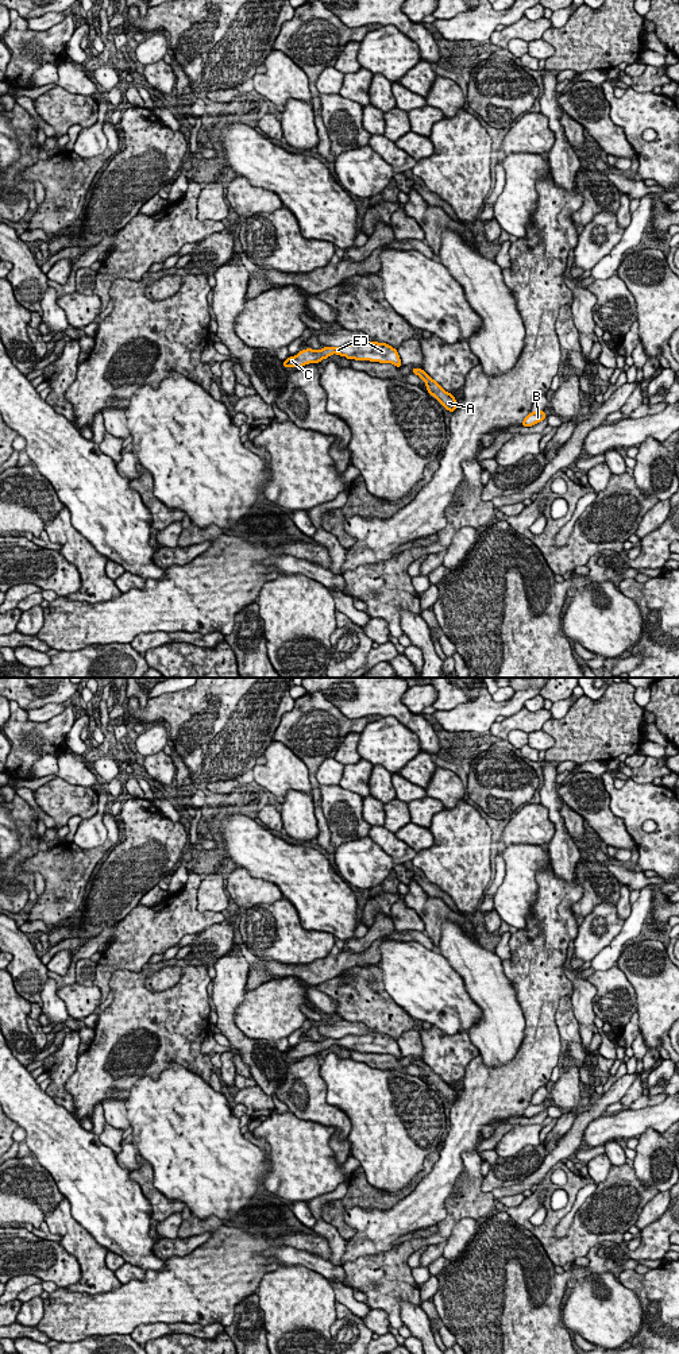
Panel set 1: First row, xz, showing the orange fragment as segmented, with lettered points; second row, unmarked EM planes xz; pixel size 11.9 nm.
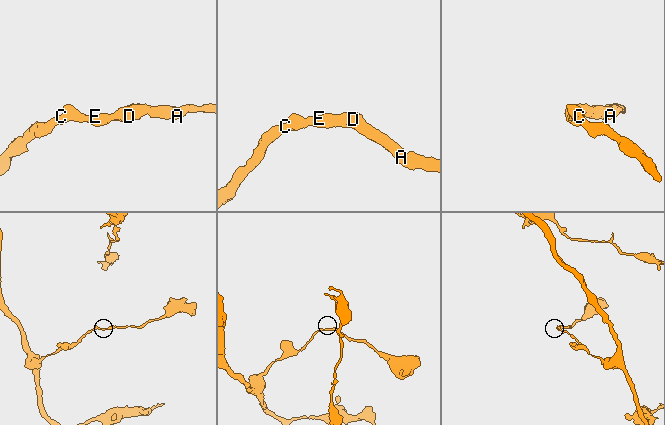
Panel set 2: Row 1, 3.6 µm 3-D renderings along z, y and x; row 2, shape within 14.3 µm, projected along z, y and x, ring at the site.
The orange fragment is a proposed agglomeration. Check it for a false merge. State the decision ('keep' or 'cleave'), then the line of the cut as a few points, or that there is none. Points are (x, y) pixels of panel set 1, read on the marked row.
keep | no cut

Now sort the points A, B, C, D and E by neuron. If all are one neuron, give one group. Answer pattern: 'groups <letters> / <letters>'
groups A B C D E

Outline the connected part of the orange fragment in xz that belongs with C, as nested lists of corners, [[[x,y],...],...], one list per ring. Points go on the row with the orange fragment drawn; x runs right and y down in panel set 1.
[[[370,342],[367,344],[346,344],[343,347],[323,347],[321,350],[301,350],[297,355],[283,360],[283,367],[302,367],[309,363],[320,363],[332,354],[355,360],[391,363],[401,369],[401,359],[396,348],[386,343]]]

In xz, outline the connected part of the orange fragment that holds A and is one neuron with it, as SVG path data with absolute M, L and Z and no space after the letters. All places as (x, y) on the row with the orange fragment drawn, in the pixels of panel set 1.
M412 369L412 373L418 375L427 386L427 391L433 396L444 409L451 413L458 408L458 401L452 393L445 391L435 379L429 377L423 369Z

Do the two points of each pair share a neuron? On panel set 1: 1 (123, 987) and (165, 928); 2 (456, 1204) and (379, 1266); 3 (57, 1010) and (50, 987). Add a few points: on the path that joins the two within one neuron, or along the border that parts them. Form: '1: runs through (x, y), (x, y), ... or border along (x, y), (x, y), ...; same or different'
1: border along (147, 961), (139, 971), (118, 969), (108, 987); different
2: runs through (446, 1226), (433, 1239), (419, 1242), (401, 1253); same
3: runs through (51, 1005), (50, 992); same

